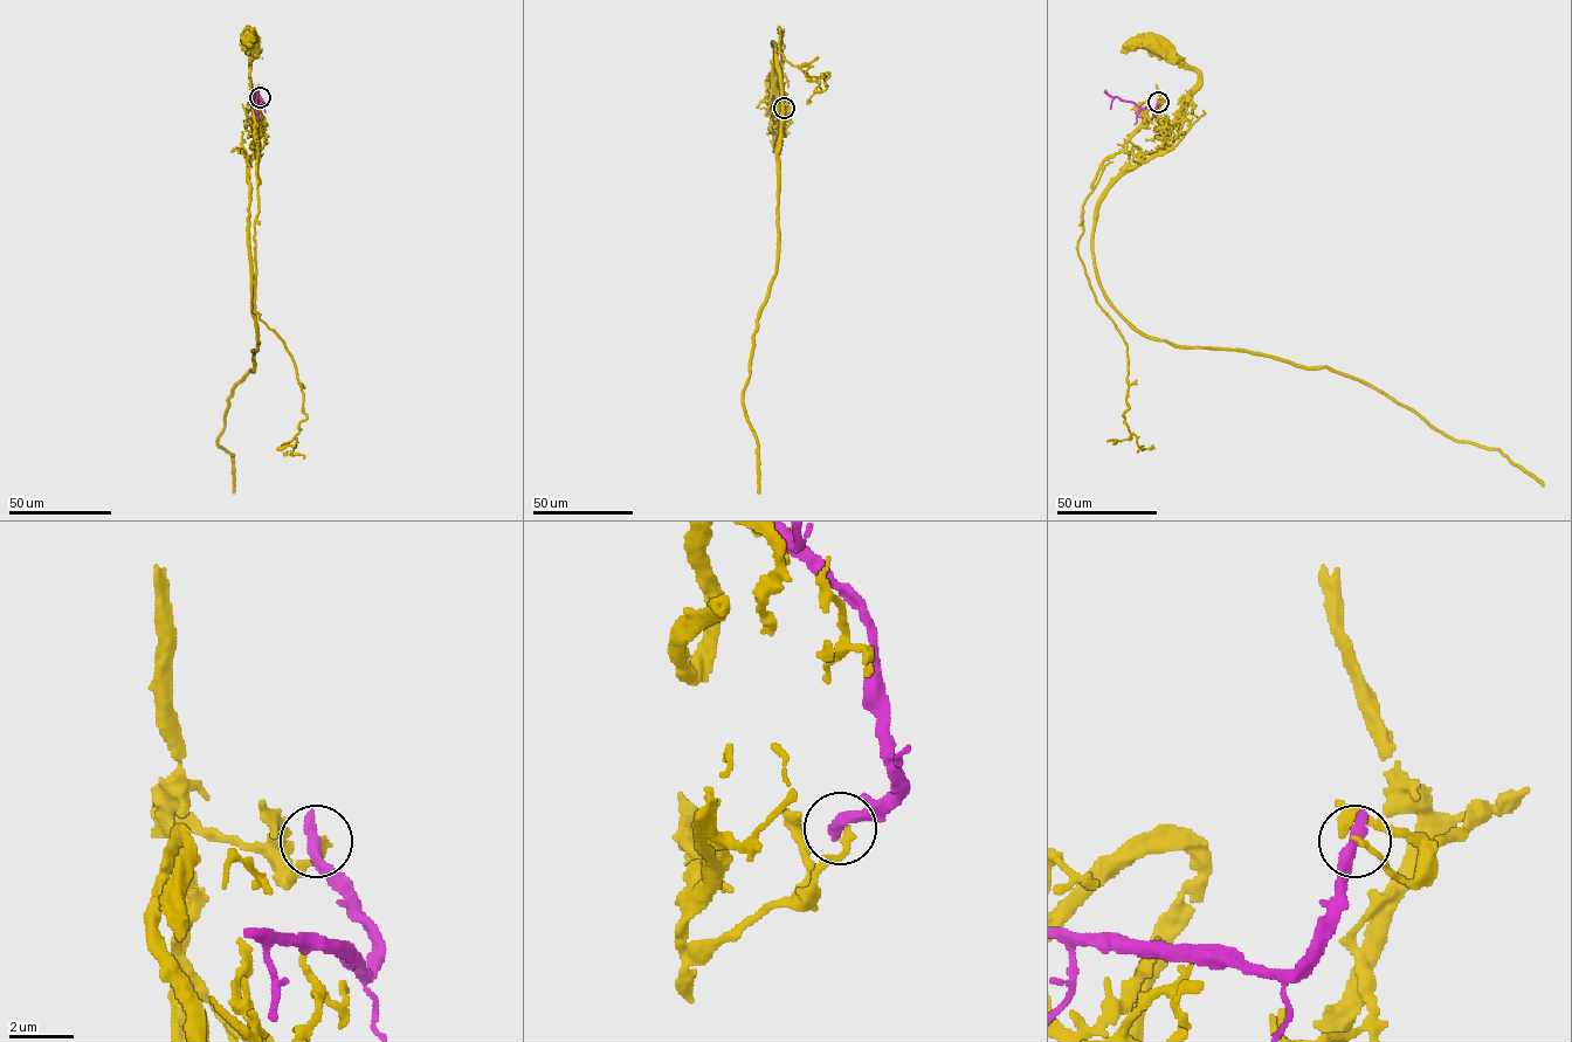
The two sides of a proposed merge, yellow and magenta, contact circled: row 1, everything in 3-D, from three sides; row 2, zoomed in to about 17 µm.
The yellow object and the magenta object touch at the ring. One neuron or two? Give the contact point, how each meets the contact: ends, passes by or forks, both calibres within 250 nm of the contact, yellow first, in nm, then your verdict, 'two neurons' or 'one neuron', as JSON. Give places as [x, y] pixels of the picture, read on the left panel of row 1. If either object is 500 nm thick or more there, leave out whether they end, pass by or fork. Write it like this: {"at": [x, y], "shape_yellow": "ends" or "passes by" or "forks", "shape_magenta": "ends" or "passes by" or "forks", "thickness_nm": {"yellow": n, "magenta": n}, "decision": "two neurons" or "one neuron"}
{"at": [260, 97], "shape_yellow": "ends", "shape_magenta": "ends", "thickness_nm": {"yellow": 180, "magenta": 440}, "decision": "two neurons"}

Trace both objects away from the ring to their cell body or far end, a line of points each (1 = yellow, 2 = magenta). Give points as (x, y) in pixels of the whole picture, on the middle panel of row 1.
1: (785, 108), (774, 115), (776, 110), (779, 110), (774, 147), (773, 101)
2: (784, 108), (787, 104), (779, 87), (781, 60)

